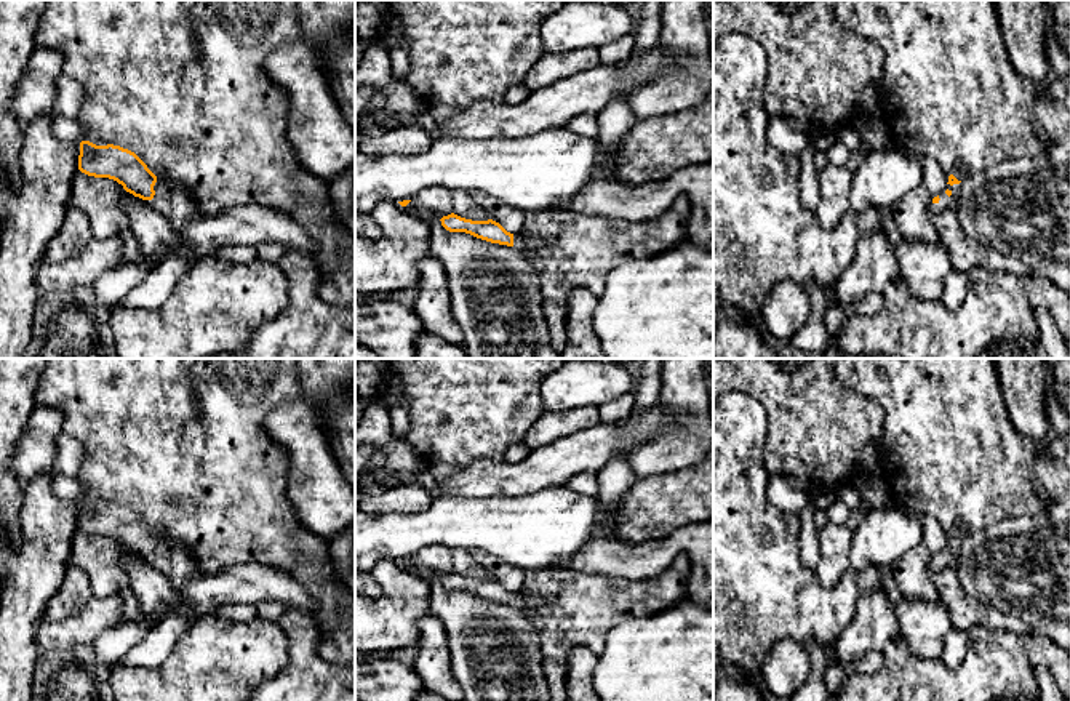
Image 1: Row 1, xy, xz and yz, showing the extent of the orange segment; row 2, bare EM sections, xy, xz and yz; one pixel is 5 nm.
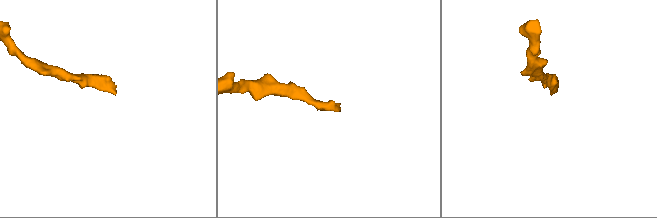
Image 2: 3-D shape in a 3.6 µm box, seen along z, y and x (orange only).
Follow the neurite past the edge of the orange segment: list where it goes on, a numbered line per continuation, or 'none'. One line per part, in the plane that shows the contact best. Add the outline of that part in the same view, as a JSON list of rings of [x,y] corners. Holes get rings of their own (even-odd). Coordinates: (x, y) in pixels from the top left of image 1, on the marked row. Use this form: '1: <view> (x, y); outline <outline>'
1: xy (171, 200); outline [[[157,176],[155,195],[146,203],[165,218],[176,234],[182,232],[189,221],[200,216],[200,210],[189,192],[176,181]]]

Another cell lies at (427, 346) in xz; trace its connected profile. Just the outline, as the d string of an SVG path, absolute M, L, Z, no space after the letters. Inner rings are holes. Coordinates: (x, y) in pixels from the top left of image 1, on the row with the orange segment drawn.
M427 331L416 339L416 355L417 359L469 359L461 346Z

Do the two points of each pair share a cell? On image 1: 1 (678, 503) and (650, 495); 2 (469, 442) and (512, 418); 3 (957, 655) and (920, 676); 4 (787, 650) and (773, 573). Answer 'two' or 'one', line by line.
1: one
2: one
3: two
4: two

